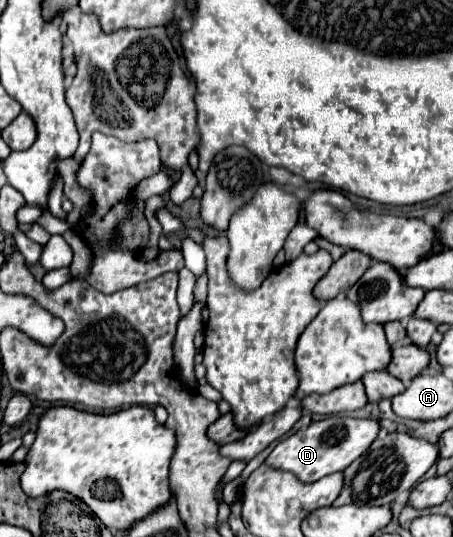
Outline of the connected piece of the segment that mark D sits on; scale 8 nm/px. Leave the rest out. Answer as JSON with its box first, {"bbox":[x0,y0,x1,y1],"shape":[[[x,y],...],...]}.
{"bbox":[264,415,380,483],"shape":[[[332,415],[322,421],[314,421],[306,429],[300,429],[288,439],[280,441],[264,463],[274,469],[294,473],[302,483],[314,483],[324,475],[344,471],[354,459],[358,459],[362,453],[368,451],[378,431],[380,431],[380,423],[376,419],[352,419],[352,417]]]}

